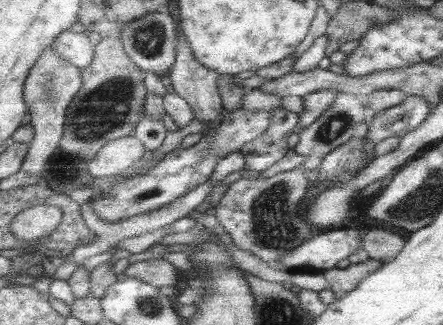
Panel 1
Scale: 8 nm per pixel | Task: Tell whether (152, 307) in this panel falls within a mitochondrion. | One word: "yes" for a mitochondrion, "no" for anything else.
yes

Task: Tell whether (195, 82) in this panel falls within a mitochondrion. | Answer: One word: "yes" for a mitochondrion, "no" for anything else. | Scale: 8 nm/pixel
no

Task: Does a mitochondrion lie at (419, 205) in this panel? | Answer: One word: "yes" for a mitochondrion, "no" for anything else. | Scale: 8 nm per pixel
yes

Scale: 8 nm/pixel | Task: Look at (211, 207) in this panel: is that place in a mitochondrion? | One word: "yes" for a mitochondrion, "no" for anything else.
no

